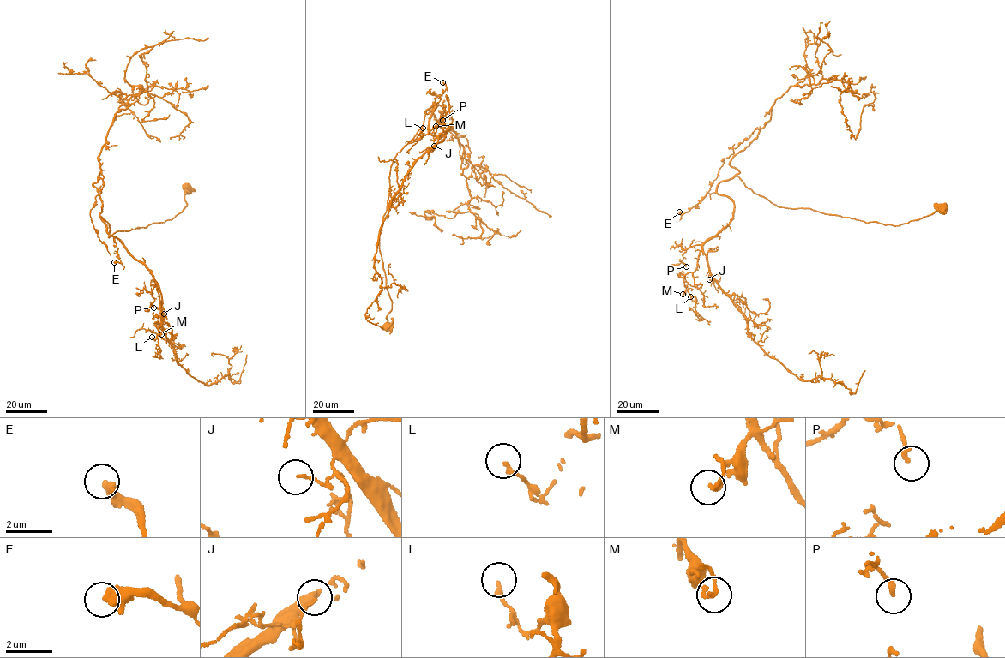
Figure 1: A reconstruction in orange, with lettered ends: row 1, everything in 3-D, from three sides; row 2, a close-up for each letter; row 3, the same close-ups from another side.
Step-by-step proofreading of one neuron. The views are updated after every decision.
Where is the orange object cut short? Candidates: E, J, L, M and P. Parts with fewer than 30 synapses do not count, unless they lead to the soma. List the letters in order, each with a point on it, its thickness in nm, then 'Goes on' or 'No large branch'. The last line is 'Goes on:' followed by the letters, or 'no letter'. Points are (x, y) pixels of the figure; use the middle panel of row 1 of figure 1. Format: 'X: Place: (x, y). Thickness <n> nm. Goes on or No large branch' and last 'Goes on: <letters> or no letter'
E: Place: (442, 82). Thickness 480 nm. No large branch
J: Place: (434, 146). Thickness 120 nm. No large branch
L: Place: (423, 128). Thickness 160 nm. No large branch
M: Place: (436, 126). Thickness 130 nm. No large branch
P: Place: (442, 120). Thickness 190 nm. No large branch
Goes on: no letter

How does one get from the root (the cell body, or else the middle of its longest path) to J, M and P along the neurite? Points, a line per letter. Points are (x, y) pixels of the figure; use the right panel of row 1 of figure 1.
J: (942, 208), (899, 225), (865, 223), (778, 206), (737, 175), (717, 187), (734, 210), (702, 246), (709, 279)
M: (942, 208), (865, 223), (778, 206), (737, 175), (716, 189), (732, 218), (683, 294)
P: (942, 208), (865, 223), (778, 206), (737, 175), (716, 189), (732, 218), (686, 250), (686, 266)

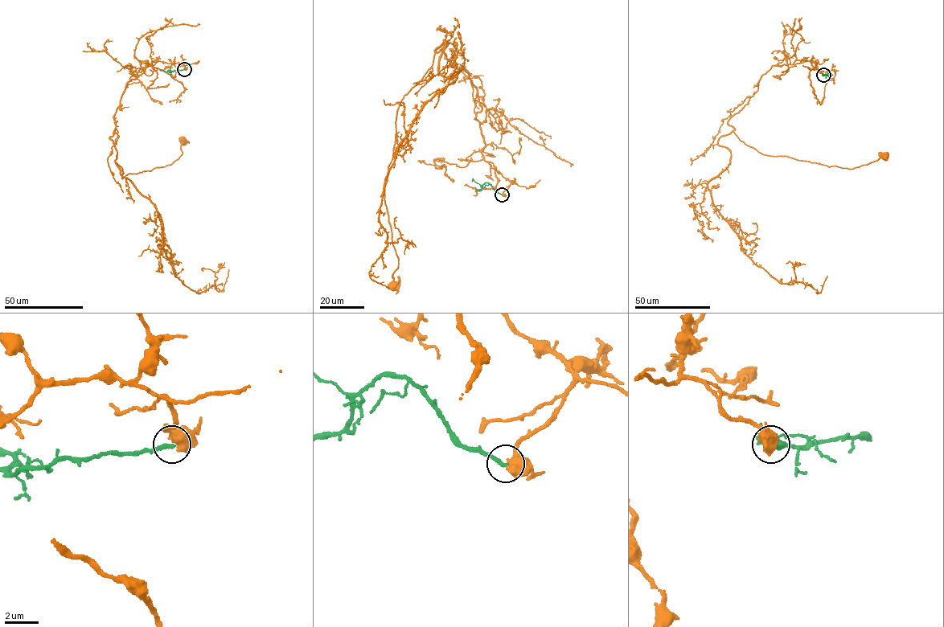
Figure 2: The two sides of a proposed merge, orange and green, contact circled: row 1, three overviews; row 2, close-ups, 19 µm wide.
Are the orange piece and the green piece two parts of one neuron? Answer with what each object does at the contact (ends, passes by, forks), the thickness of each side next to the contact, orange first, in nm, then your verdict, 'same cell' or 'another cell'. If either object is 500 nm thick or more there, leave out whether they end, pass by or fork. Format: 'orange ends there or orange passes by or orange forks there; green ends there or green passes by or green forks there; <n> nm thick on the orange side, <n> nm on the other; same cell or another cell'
orange passes by; green ends there; 480 nm thick on the orange side, 240 nm on the other; another cell

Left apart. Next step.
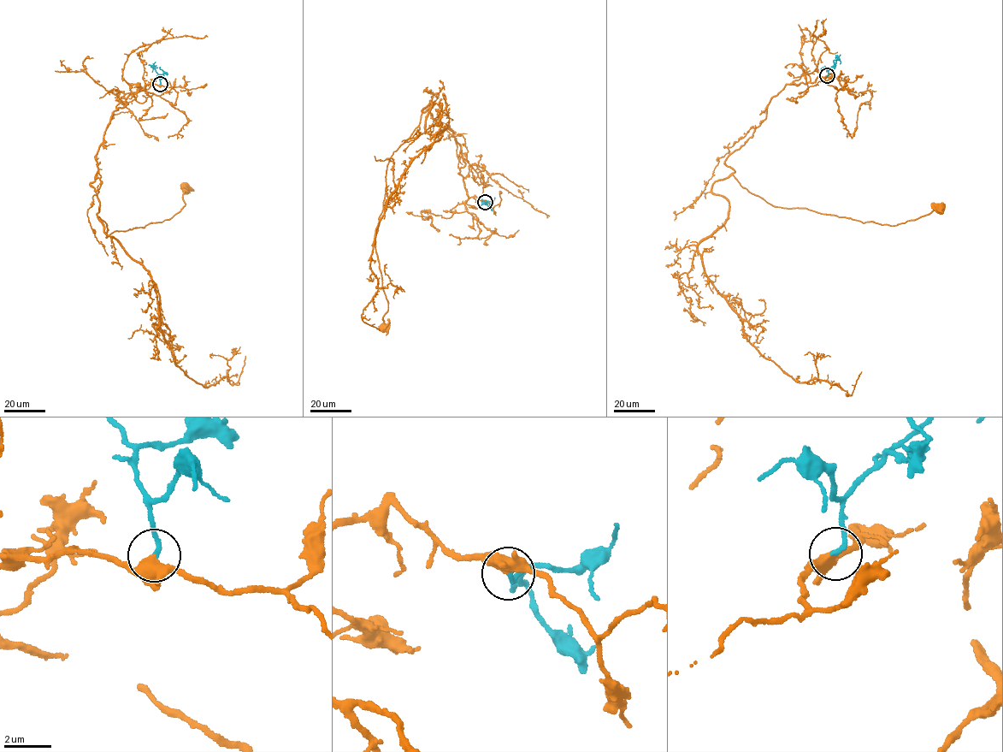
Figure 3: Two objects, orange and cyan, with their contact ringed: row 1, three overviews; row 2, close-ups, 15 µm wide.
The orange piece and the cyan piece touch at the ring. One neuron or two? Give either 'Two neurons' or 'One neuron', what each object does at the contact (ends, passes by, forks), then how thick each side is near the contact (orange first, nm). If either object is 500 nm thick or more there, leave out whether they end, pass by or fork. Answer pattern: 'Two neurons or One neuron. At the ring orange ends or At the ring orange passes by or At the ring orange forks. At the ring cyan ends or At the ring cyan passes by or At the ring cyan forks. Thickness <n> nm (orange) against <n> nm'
One neuron. At the ring orange forks. At the ring cyan ends. Thickness 300 nm (orange) against 200 nm

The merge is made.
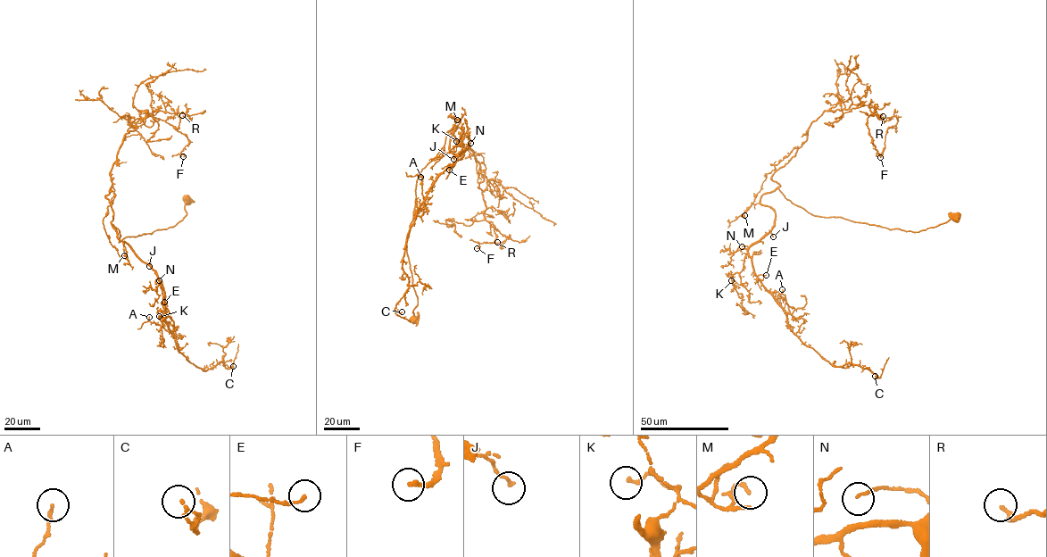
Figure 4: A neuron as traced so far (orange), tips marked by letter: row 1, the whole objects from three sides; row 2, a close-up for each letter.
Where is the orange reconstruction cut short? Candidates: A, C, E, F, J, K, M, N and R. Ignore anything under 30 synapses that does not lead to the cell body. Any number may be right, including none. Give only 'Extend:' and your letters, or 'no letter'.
Extend: F

